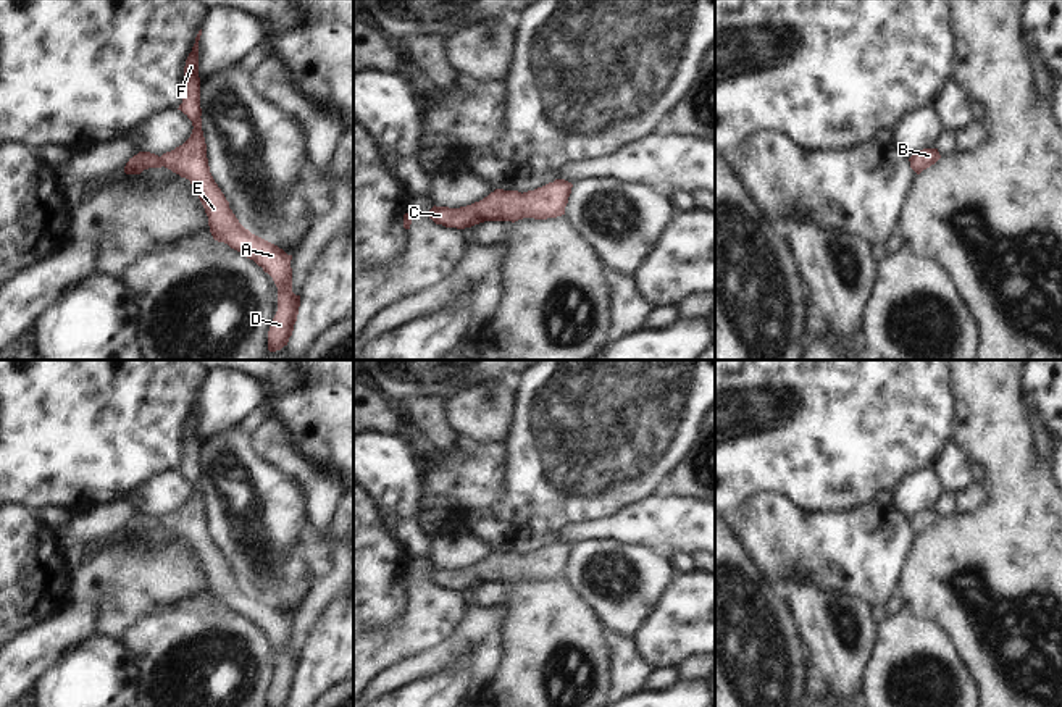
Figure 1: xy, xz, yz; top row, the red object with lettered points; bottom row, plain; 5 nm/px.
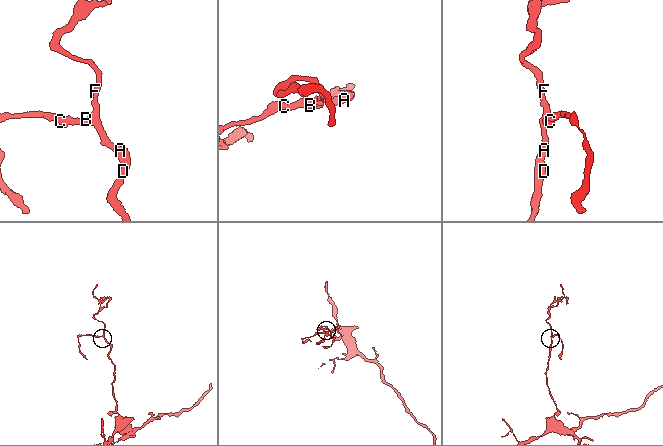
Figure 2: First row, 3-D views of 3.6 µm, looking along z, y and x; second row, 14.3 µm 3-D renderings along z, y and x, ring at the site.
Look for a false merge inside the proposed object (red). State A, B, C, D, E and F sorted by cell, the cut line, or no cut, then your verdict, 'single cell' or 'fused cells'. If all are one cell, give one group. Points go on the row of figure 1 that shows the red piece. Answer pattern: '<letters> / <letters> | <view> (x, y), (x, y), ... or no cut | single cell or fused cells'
A B C D E F | no cut | single cell

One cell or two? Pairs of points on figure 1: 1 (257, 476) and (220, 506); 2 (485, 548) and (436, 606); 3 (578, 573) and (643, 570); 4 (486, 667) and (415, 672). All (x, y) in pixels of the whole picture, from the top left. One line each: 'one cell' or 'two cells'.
1: one cell
2: two cells
3: one cell
4: one cell

